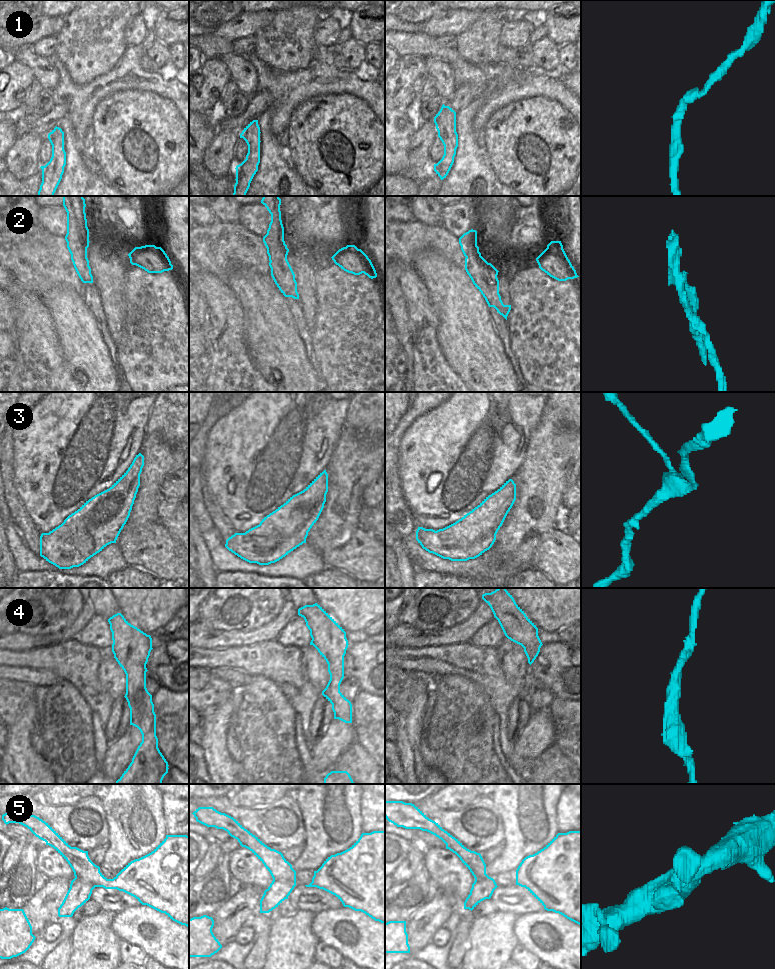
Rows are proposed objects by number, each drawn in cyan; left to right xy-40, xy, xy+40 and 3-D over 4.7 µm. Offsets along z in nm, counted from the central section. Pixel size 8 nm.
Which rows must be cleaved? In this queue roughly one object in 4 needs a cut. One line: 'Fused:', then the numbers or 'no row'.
Fused: 2

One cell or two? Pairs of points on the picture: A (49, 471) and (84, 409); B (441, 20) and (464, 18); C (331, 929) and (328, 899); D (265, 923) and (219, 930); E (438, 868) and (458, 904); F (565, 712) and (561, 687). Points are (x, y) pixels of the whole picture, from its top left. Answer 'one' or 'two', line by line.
A: one
B: one
C: two
D: two
E: one
F: two

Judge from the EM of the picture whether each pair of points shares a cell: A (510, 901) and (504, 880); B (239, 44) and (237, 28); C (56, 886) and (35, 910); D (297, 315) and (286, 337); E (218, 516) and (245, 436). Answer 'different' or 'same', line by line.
A: different
B: different
C: same
D: different
E: different

